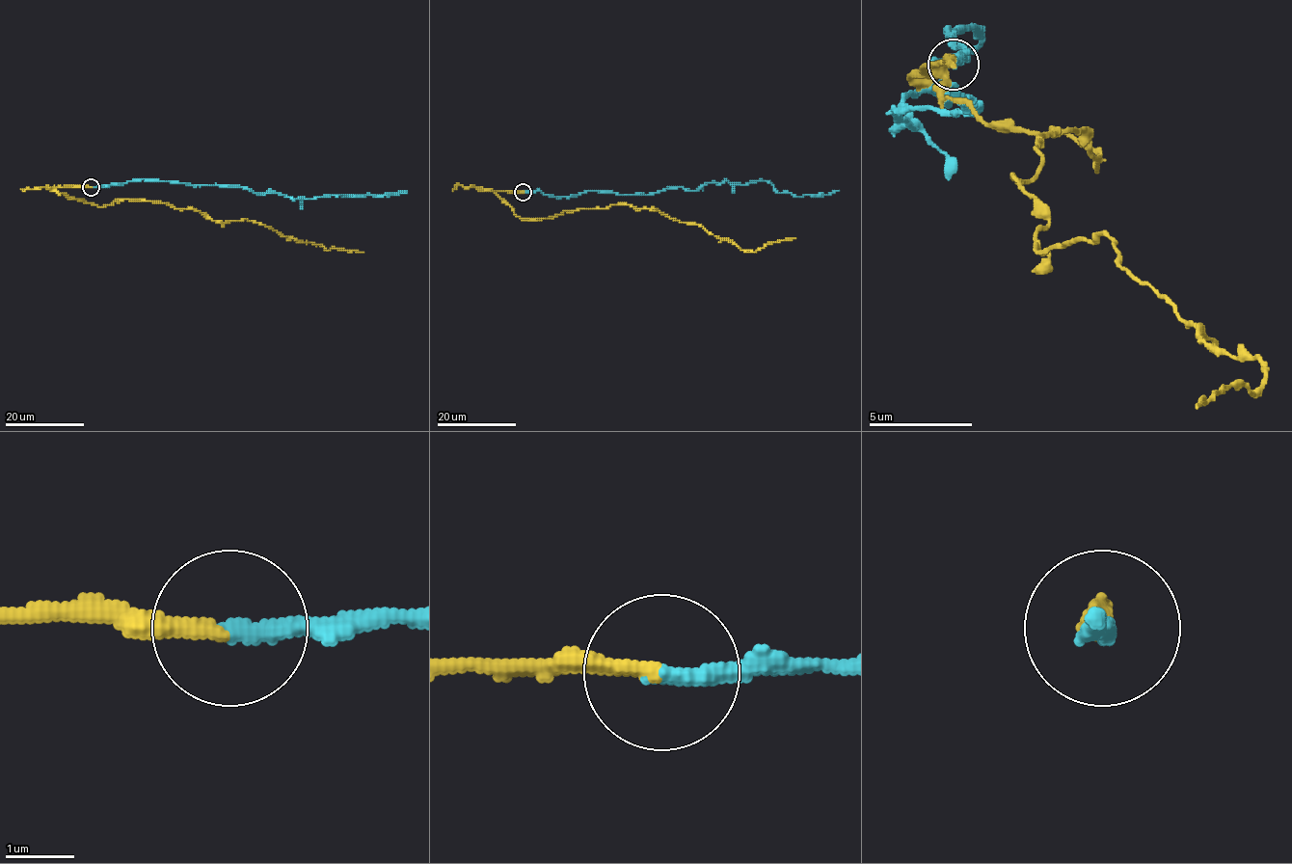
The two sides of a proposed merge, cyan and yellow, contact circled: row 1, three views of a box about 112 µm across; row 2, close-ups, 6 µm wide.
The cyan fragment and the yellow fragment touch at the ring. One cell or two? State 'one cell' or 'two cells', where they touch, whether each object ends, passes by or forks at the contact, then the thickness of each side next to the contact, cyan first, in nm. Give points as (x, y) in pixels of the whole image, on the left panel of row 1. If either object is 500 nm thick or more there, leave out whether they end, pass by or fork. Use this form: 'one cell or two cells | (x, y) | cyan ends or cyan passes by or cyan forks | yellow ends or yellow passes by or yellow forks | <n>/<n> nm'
one cell | (91, 187) | cyan ends | yellow ends | 320/220 nm

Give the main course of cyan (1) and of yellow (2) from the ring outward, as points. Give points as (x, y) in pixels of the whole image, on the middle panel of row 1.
1: (523, 192), (541, 190), (559, 197), (587, 191), (652, 194), (761, 180), (795, 196), (838, 190)
2: (522, 192), (480, 189), (494, 190), (524, 220), (627, 203), (700, 225), (747, 252), (794, 238)

